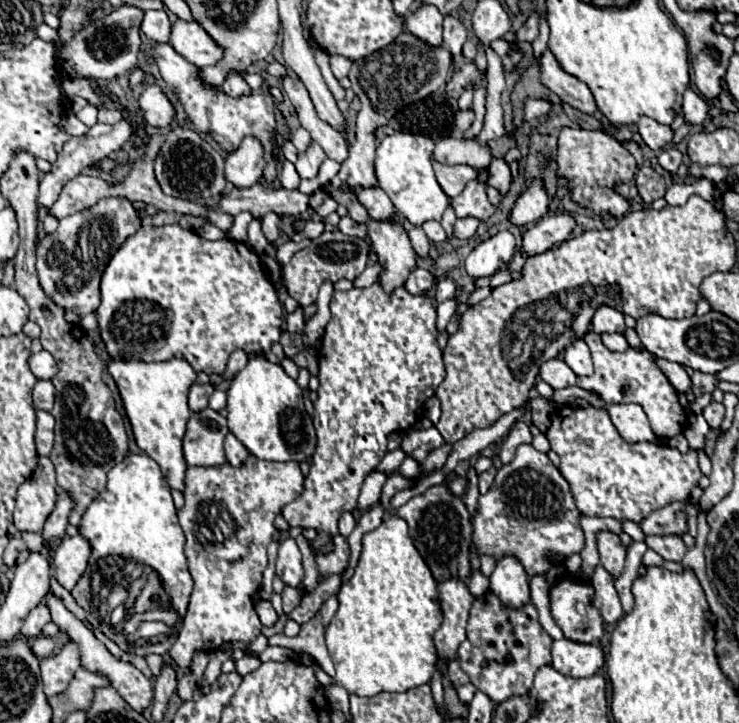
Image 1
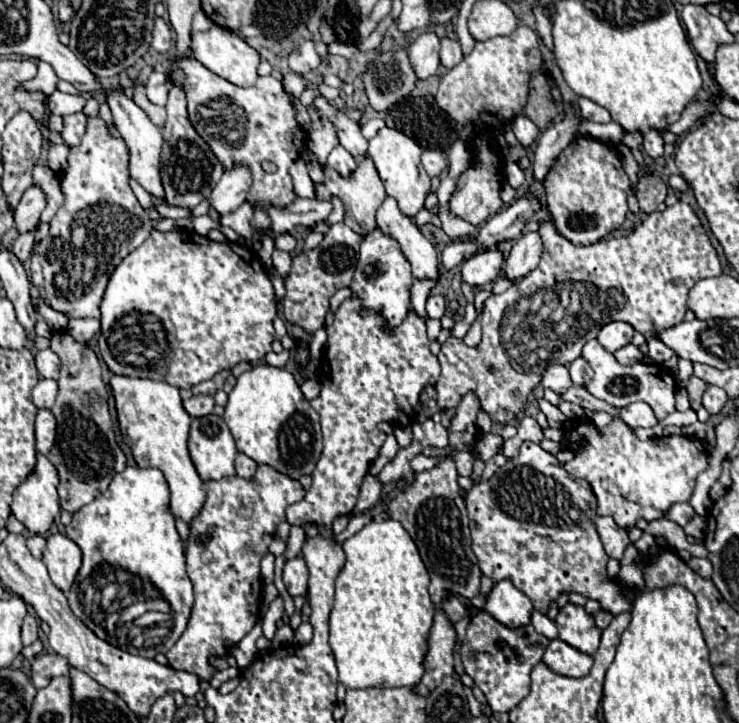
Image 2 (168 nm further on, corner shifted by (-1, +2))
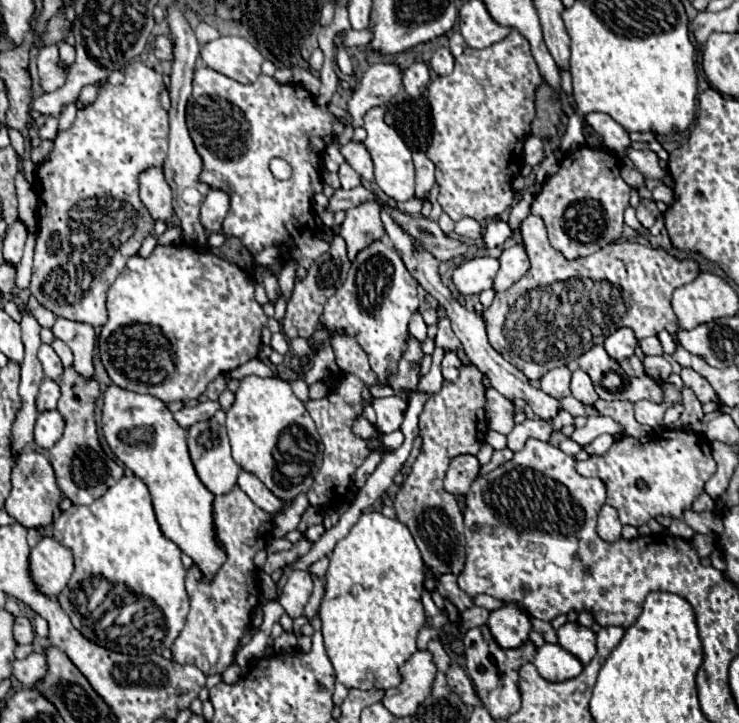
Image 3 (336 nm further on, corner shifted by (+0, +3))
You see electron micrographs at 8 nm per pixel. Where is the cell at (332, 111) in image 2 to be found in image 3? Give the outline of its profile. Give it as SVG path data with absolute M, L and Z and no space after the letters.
M350 141L348 145L342 147L342 155L346 159L346 163L362 177L362 181L372 183L374 181L374 167L372 167L372 159L366 151L366 147L362 143L354 143Z

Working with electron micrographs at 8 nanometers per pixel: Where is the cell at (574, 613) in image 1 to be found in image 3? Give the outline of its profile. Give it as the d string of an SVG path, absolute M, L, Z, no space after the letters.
M566 623L558 629L558 643L572 653L582 665L588 665L596 655L596 635L580 623Z

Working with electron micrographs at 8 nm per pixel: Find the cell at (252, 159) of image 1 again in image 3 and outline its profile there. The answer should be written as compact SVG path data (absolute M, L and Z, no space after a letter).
M212 189L200 205L200 223L208 233L220 233L222 221L228 213L230 197L224 191Z

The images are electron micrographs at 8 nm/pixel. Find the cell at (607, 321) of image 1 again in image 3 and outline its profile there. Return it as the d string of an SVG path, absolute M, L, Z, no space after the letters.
M622 327L622 329L614 331L610 337L606 337L606 341L604 341L604 349L606 349L606 353L608 353L614 361L620 363L620 361L624 361L626 357L634 355L636 343L638 343L638 339L634 337L632 329Z

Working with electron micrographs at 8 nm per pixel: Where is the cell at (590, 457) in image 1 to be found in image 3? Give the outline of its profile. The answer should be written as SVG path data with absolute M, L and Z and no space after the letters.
M668 431L668 437L664 433L652 433L652 437L622 437L620 441L614 441L612 449L606 455L590 457L588 461L578 461L576 469L584 477L598 477L606 485L608 499L606 503L618 509L620 521L624 525L640 527L646 525L650 519L664 515L672 519L682 519L682 513L692 507L692 503L698 499L698 495L704 491L704 483L716 473L716 461L710 451L710 443L700 433L688 433L688 431Z

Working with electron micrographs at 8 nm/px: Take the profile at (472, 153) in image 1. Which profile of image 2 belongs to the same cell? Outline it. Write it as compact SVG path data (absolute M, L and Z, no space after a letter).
M425 150L421 156L421 162L429 176L439 176L443 168L447 168L447 158L441 150Z

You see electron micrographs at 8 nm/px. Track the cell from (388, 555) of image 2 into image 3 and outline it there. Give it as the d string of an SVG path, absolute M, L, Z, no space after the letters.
M364 511L350 533L336 543L330 555L330 567L324 577L324 597L318 609L324 647L340 683L348 689L390 689L400 685L402 679L398 667L416 653L416 637L426 623L426 613L420 601L422 587L422 557L406 525L398 519L388 519L378 511Z

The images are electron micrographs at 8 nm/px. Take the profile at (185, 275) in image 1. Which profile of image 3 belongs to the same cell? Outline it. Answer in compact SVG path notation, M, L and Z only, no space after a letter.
M190 245L156 247L148 259L130 257L110 287L106 305L108 323L102 327L98 345L112 383L126 391L154 395L164 403L198 399L218 375L228 375L228 371L254 359L260 347L260 331L268 323L254 299L248 273L212 253L198 253Z

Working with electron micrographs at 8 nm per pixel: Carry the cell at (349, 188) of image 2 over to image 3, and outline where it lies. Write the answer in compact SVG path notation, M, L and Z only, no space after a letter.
M368 201L360 207L346 210L339 235L346 241L350 261L362 249L366 249L366 245L372 245L374 241L386 241L386 231L382 229L378 203Z

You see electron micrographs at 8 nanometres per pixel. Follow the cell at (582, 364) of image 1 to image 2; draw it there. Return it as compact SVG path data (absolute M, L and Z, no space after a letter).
M583 356L575 358L569 364L569 372L571 372L571 380L575 386L585 386L593 378L593 370L591 370L591 366L587 366L587 360Z

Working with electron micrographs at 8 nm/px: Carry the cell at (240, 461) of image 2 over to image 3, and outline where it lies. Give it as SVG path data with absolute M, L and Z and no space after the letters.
M240 471L240 475L238 475L238 487L240 487L262 511L266 511L266 513L270 513L270 515L278 515L278 513L284 511L284 503L282 503L278 497L274 497L274 495L262 485L262 481L260 481L258 477L254 477L254 475L246 473L246 471Z

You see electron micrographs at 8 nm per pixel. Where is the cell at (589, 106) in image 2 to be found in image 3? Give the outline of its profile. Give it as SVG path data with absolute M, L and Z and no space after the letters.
M588 113L586 123L596 129L596 133L602 137L602 141L610 153L614 153L616 157L626 155L626 149L632 145L632 141L628 137L628 131L622 125L618 125L610 115Z

